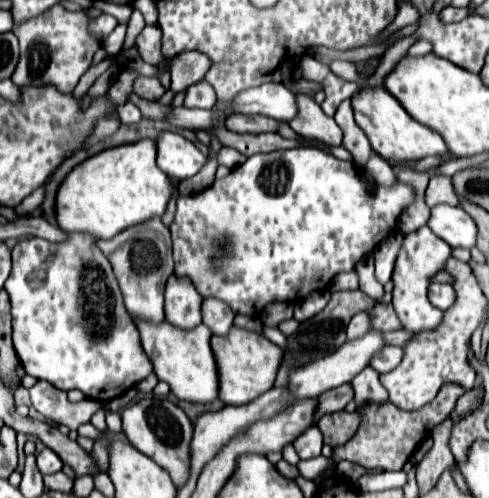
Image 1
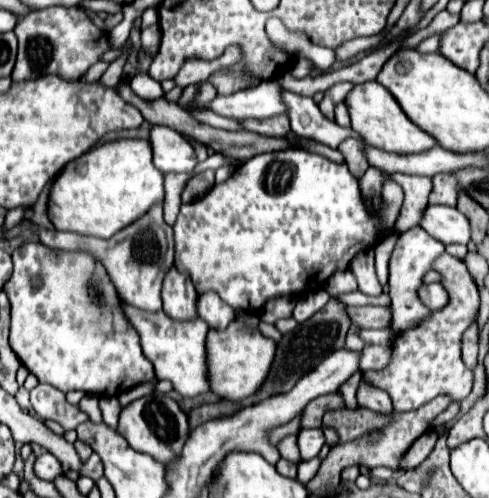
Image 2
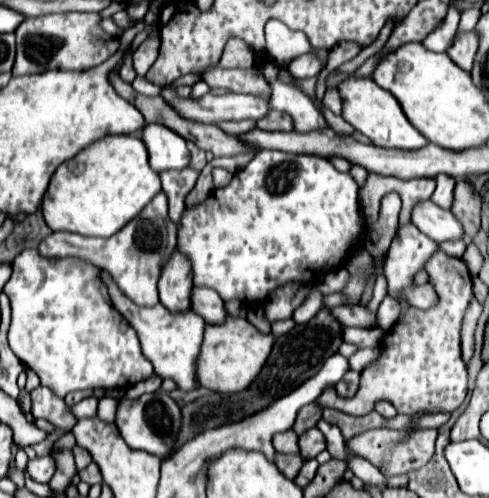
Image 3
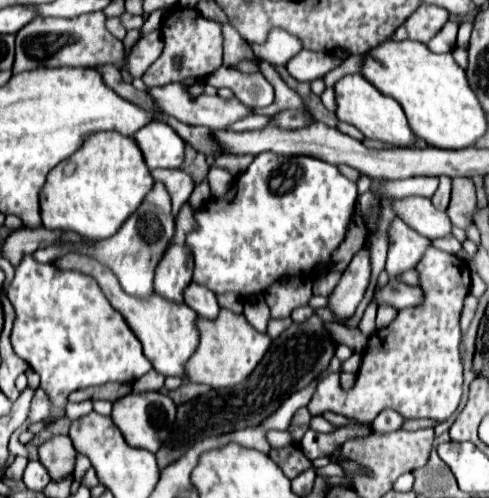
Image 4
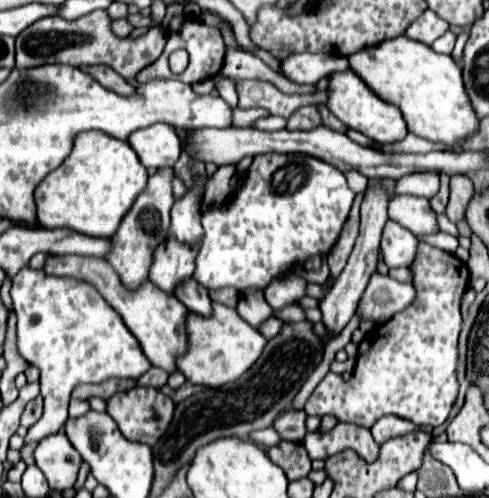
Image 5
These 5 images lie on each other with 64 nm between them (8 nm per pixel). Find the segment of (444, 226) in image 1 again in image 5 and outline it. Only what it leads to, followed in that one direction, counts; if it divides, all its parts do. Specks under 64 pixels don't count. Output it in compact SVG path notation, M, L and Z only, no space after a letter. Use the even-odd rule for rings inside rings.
M408 194L392 196L388 204L388 216L416 236L432 234L434 230L438 232L436 214L426 198L408 196Z

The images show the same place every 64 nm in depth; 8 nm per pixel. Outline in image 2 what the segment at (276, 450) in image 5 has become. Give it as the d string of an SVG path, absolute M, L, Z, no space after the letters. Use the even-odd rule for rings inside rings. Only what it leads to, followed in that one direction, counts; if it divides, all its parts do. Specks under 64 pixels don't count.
M280 458L278 460L278 464L276 464L276 470L282 474L282 476L286 476L286 478L296 478L296 462L290 462L290 460L284 460L284 458Z

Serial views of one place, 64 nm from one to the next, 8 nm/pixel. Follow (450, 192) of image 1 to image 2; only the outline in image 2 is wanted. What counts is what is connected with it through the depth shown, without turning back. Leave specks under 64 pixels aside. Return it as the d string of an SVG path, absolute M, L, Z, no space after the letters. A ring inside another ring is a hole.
M436 174L432 180L434 180L434 188L430 192L430 204L454 206L456 196L458 196L456 176L454 174Z

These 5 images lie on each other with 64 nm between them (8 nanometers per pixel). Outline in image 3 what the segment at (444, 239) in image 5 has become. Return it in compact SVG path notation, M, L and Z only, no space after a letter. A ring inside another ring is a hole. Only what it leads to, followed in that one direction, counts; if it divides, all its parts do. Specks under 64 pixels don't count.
M448 240L448 242L440 242L438 248L440 248L442 252L446 252L446 254L452 254L452 256L456 256L456 258L462 258L466 244L464 244L462 240Z

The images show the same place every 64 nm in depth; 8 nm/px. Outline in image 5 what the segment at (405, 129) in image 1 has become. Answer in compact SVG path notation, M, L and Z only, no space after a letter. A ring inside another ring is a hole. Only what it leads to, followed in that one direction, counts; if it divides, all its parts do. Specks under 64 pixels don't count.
M344 70L344 72L332 72L328 76L328 104L326 108L340 120L344 122L348 128L362 132L364 136L370 136L372 140L376 140L378 144L390 144L390 142L398 142L404 140L404 136L408 134L406 130L406 122L400 114L398 108L394 108L392 104L380 100L372 90L368 90L368 86L358 78L358 74L354 74L352 70Z

